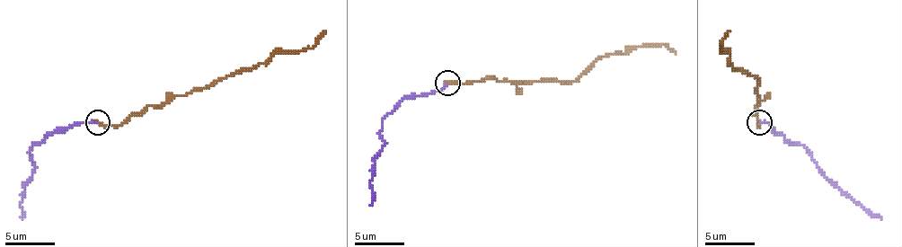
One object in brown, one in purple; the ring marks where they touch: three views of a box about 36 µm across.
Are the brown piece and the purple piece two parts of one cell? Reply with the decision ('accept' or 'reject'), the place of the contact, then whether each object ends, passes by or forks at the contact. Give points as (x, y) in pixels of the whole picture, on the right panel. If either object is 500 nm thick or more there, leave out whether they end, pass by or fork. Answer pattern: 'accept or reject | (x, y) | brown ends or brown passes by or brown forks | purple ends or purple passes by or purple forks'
accept | (759, 122) | brown ends | purple ends

